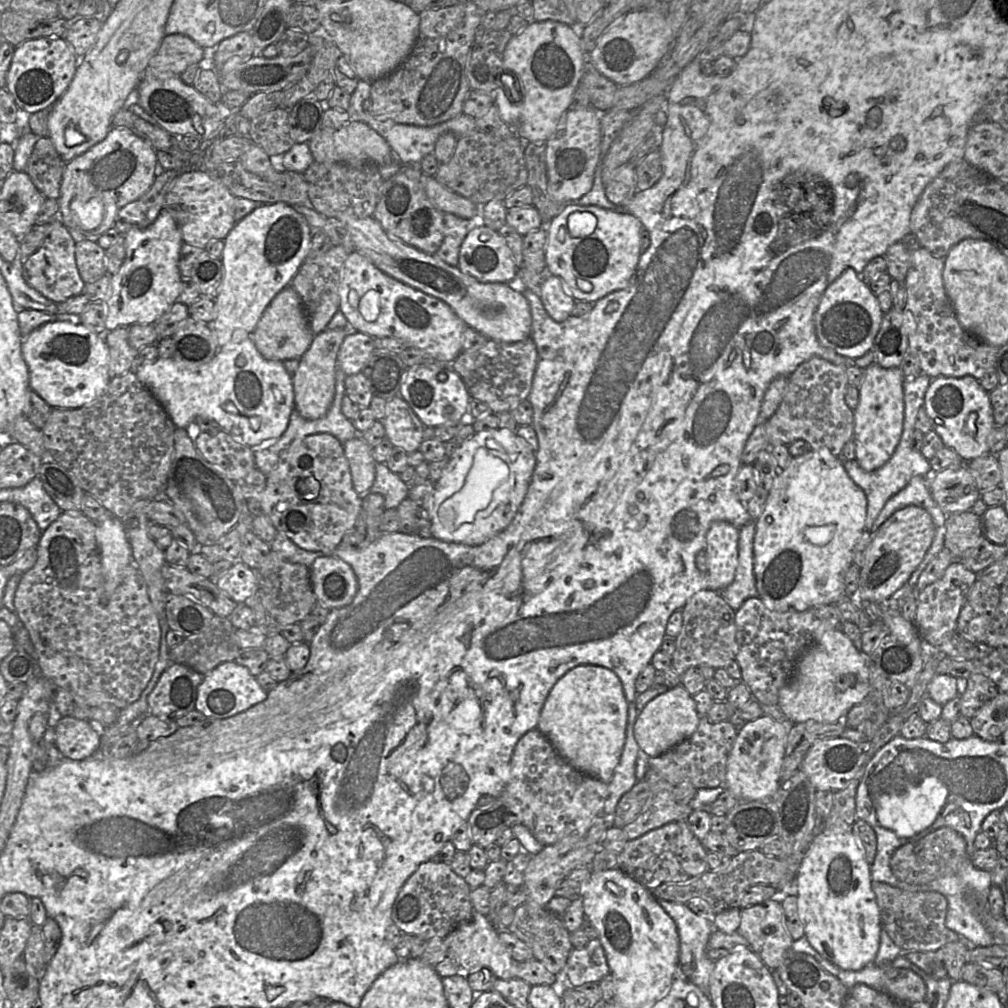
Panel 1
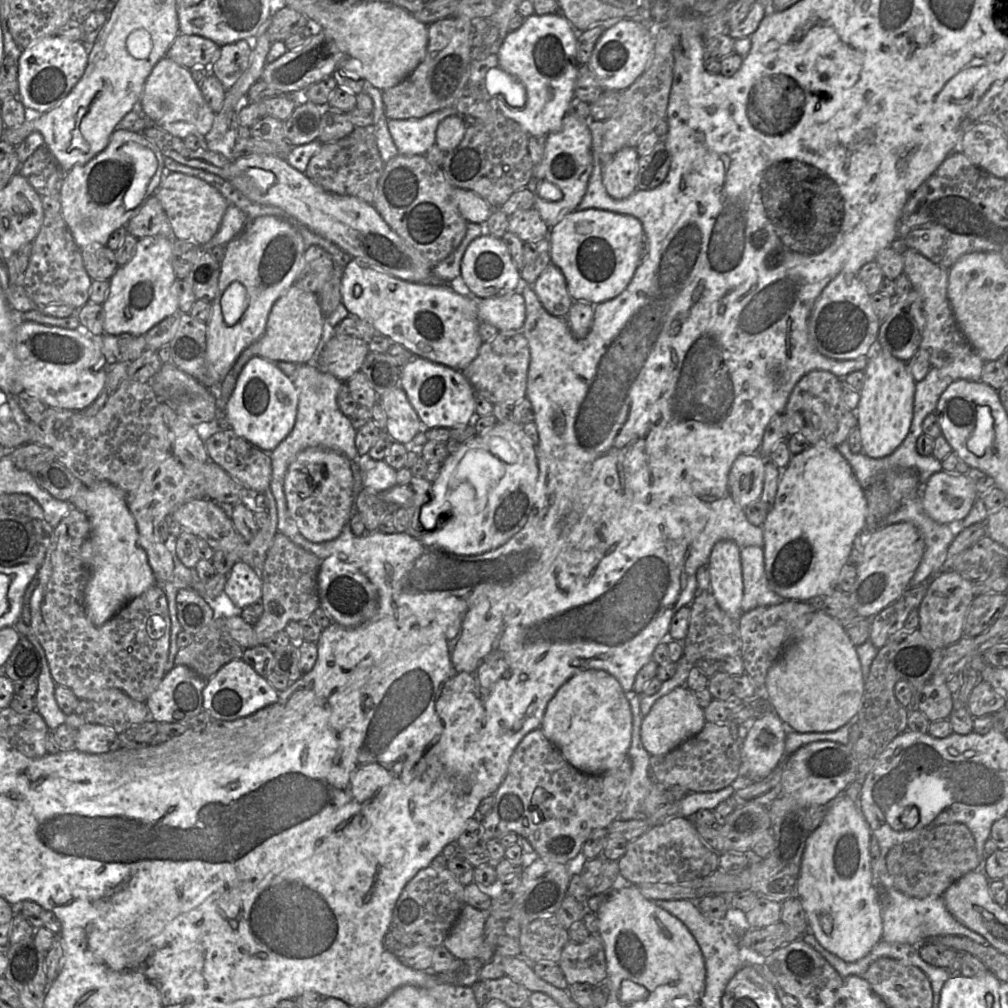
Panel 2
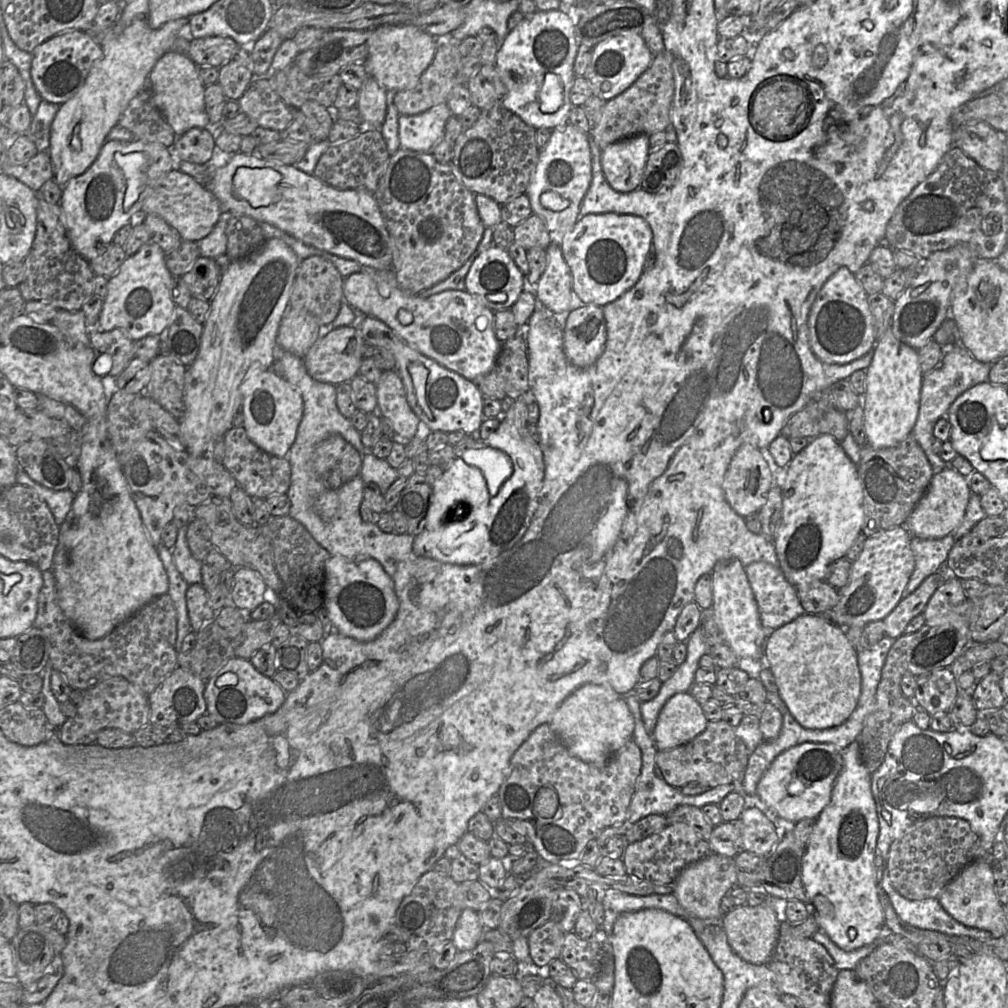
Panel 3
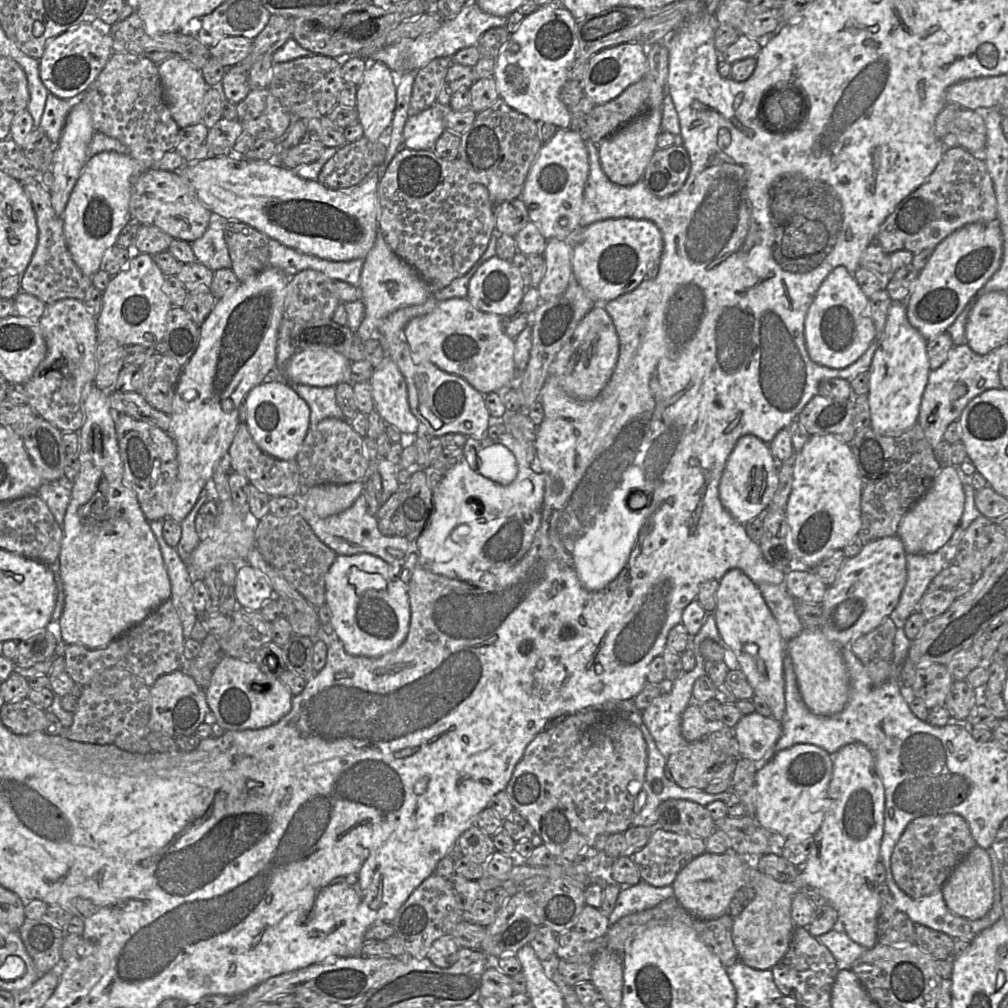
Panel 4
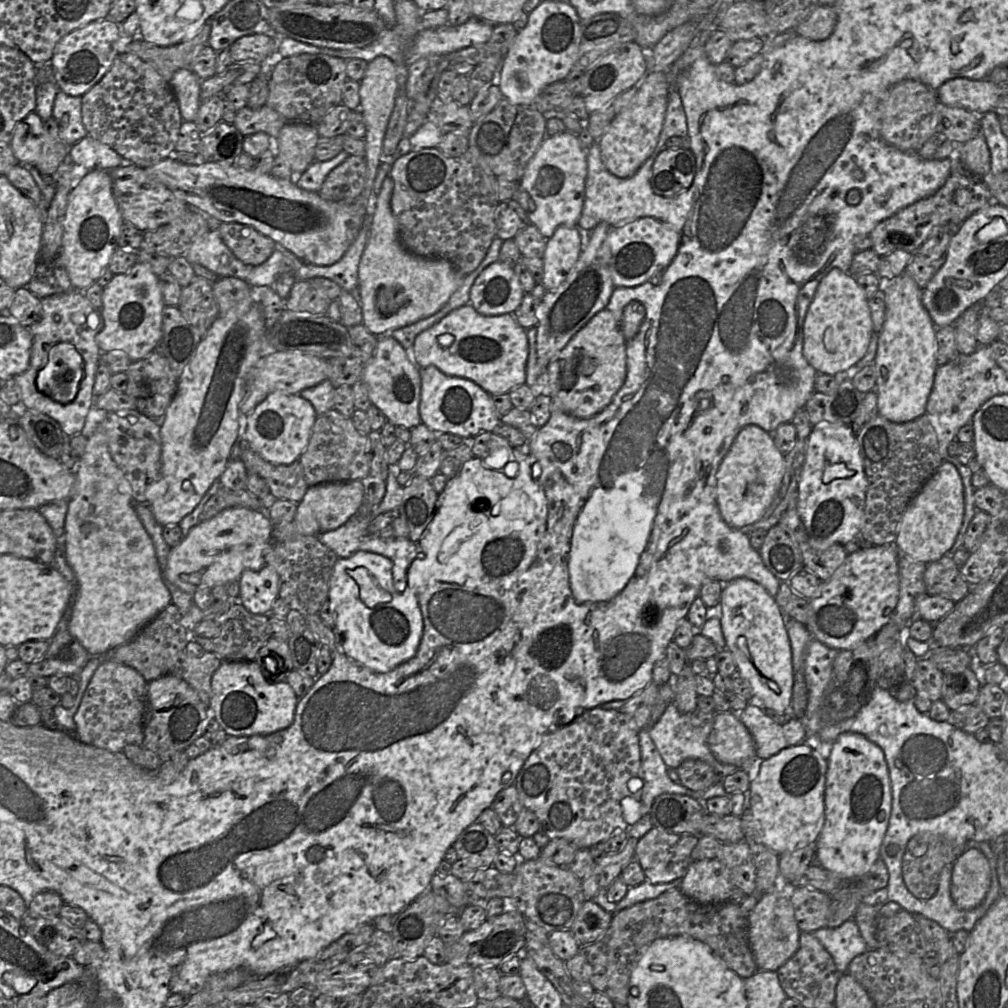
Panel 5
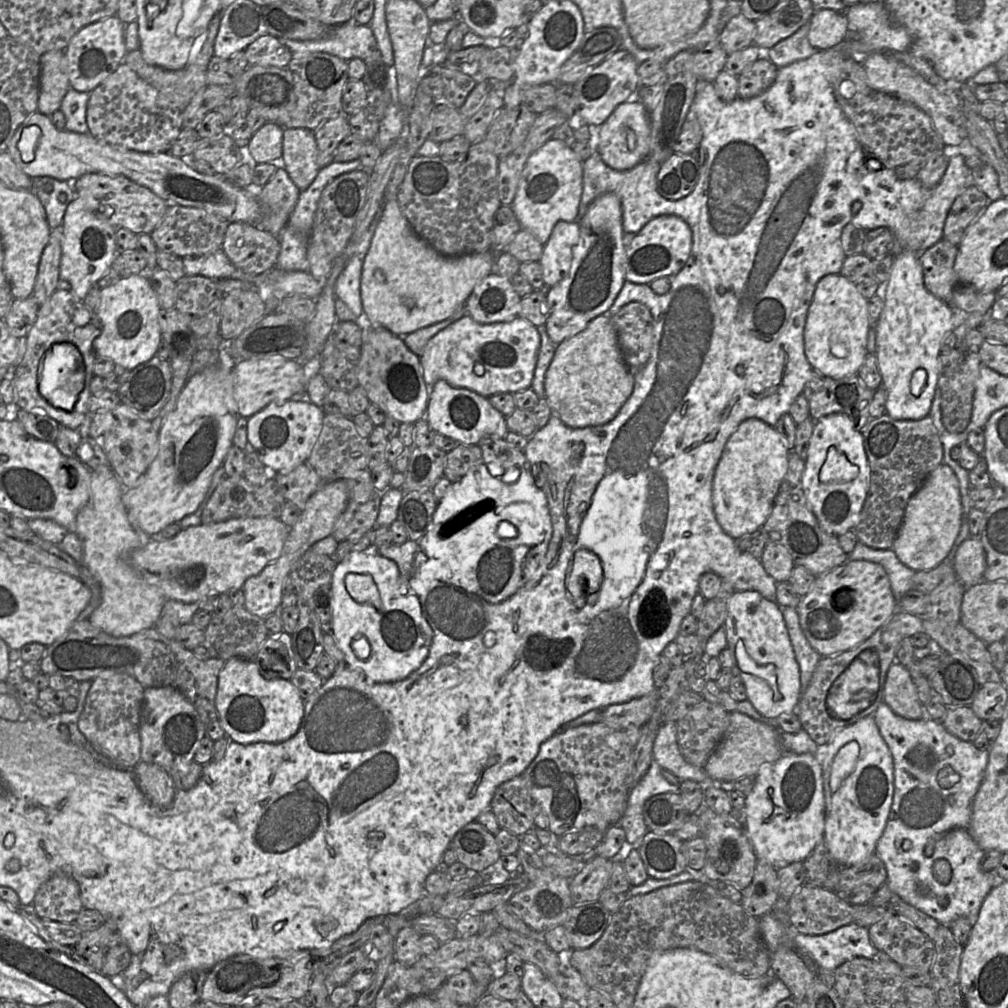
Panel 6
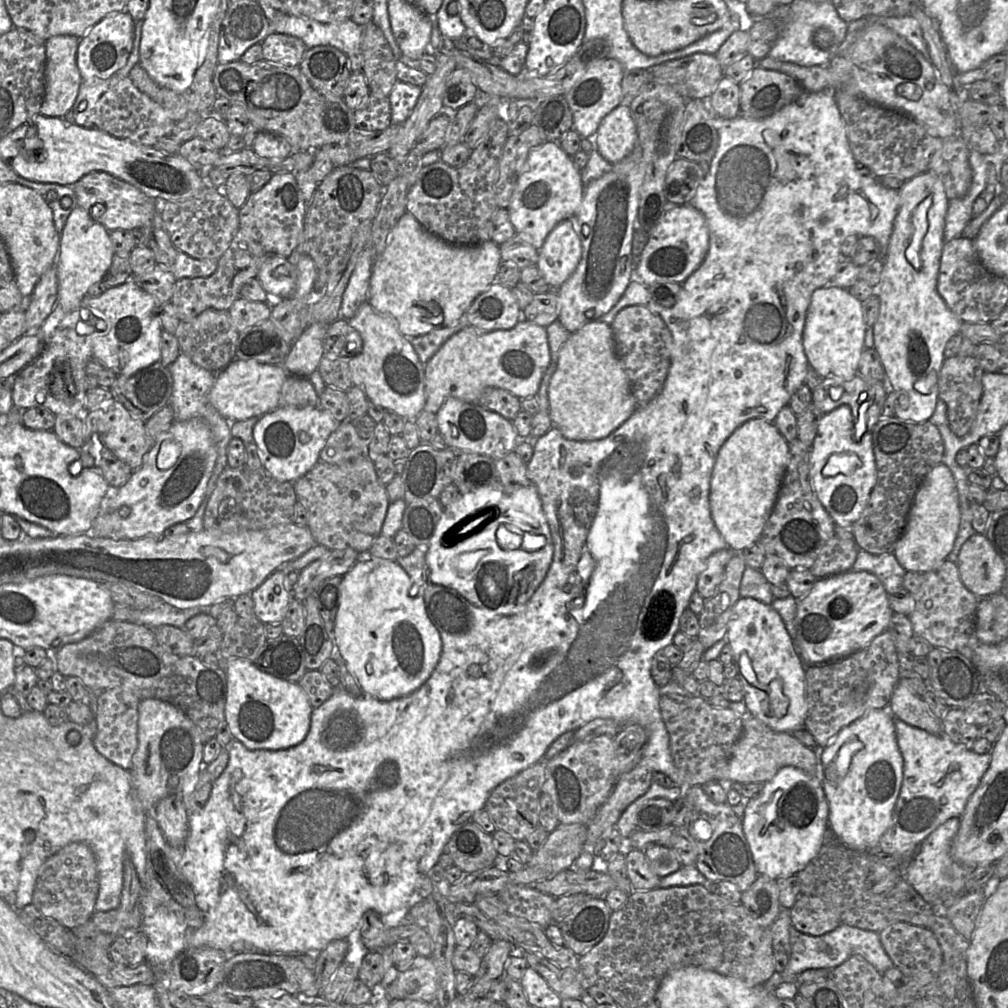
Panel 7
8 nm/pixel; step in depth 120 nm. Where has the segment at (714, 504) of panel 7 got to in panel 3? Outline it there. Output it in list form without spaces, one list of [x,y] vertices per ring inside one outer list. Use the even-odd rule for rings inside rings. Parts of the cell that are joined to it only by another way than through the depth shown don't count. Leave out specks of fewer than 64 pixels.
[[[743,444],[726,471],[723,491],[730,507],[743,518],[759,512],[767,500],[774,479],[760,450]]]

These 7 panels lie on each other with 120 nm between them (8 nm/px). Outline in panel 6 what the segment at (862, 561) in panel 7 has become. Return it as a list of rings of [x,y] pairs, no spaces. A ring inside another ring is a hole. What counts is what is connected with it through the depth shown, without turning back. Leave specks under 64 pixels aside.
[[[858,541],[853,551],[847,555],[847,559],[850,561],[866,560],[881,565],[888,575],[897,603],[907,591],[912,589],[915,571],[904,565],[893,549],[871,548]]]

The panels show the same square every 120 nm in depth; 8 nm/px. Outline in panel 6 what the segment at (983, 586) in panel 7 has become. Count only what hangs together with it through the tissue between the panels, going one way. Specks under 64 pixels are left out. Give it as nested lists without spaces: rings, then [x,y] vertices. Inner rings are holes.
[[[967,537],[958,547],[953,561],[958,578],[966,588],[980,584],[984,581],[986,566],[986,554],[980,537]]]

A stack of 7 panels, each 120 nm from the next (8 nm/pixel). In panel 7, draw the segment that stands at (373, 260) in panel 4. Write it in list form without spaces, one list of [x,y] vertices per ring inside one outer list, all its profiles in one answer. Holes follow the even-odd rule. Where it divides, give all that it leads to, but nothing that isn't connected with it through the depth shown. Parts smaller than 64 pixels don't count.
[[[407,211],[389,235],[383,253],[374,259],[368,288],[368,302],[376,310],[390,315],[397,323],[401,334],[408,339],[427,334],[435,329],[450,327],[457,324],[472,302],[496,282],[501,261],[499,245],[491,239],[476,245],[450,244],[427,231]]]

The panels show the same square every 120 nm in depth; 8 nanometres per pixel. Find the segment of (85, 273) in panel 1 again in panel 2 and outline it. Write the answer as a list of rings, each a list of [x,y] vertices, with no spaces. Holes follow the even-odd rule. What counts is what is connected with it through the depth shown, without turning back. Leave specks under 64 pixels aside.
[[[93,243],[80,248],[86,272],[92,280],[110,280],[119,267],[115,252],[107,246]]]

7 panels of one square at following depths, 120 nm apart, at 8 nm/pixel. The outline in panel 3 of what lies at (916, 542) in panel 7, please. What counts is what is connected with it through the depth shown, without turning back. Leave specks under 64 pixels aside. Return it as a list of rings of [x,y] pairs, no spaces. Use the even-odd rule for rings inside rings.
[[[947,467],[934,474],[925,494],[902,526],[910,538],[915,535],[922,539],[939,539],[953,534],[964,519],[971,493],[966,477],[954,468]]]

